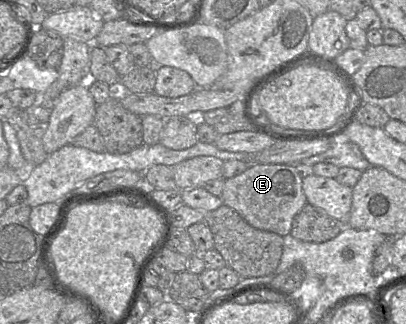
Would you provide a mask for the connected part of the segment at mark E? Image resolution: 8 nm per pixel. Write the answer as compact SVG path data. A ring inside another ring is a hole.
M252 163L241 174L225 179L221 195L222 202L238 212L252 227L274 232L284 237L290 234L293 219L307 204L307 198L302 187L302 179L296 167L289 164Z

